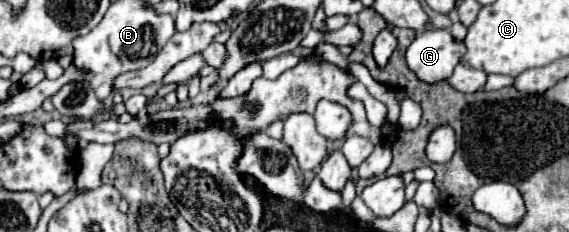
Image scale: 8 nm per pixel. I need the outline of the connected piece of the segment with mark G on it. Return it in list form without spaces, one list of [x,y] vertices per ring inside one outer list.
[[[427,29],[423,35],[419,33],[415,37],[415,41],[409,45],[407,49],[407,65],[409,69],[425,83],[439,83],[439,81],[447,81],[455,69],[455,65],[461,61],[463,53],[467,51],[467,47],[463,45],[463,41],[453,39],[453,35],[449,33],[449,29]]]

